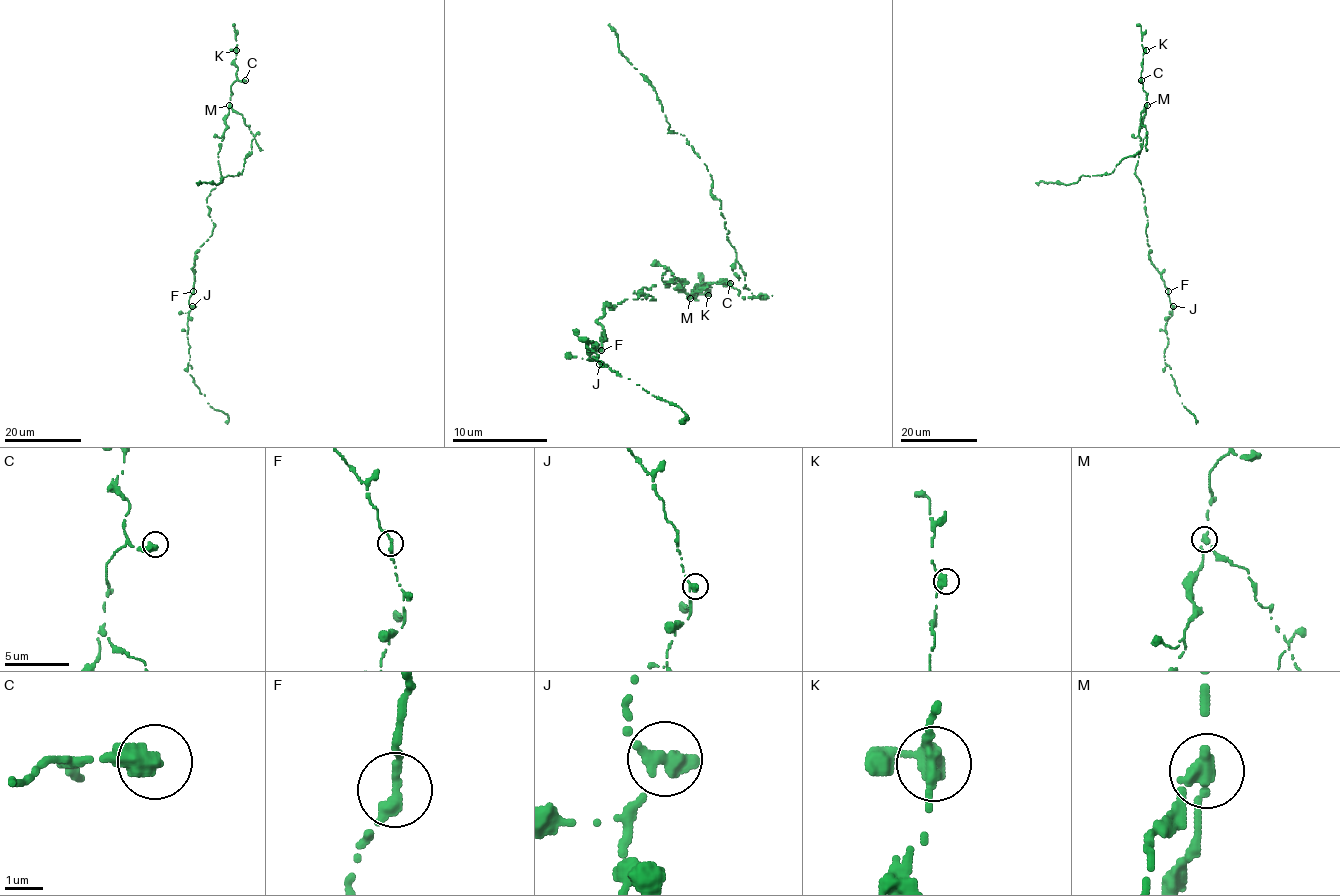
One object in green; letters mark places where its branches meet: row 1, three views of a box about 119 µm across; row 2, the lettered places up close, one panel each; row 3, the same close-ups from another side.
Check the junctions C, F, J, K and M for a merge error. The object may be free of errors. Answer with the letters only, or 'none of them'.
M

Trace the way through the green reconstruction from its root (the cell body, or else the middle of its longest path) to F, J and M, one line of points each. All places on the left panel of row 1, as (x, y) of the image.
F: (212, 190), (207, 197), (207, 206), (214, 227), (211, 236), (195, 253), (191, 269), (194, 272), (193, 291)
J: (212, 190), (207, 206), (214, 227), (195, 253), (193, 293), (188, 299), (192, 306)
M: (212, 190), (223, 178), (217, 153), (229, 106)

